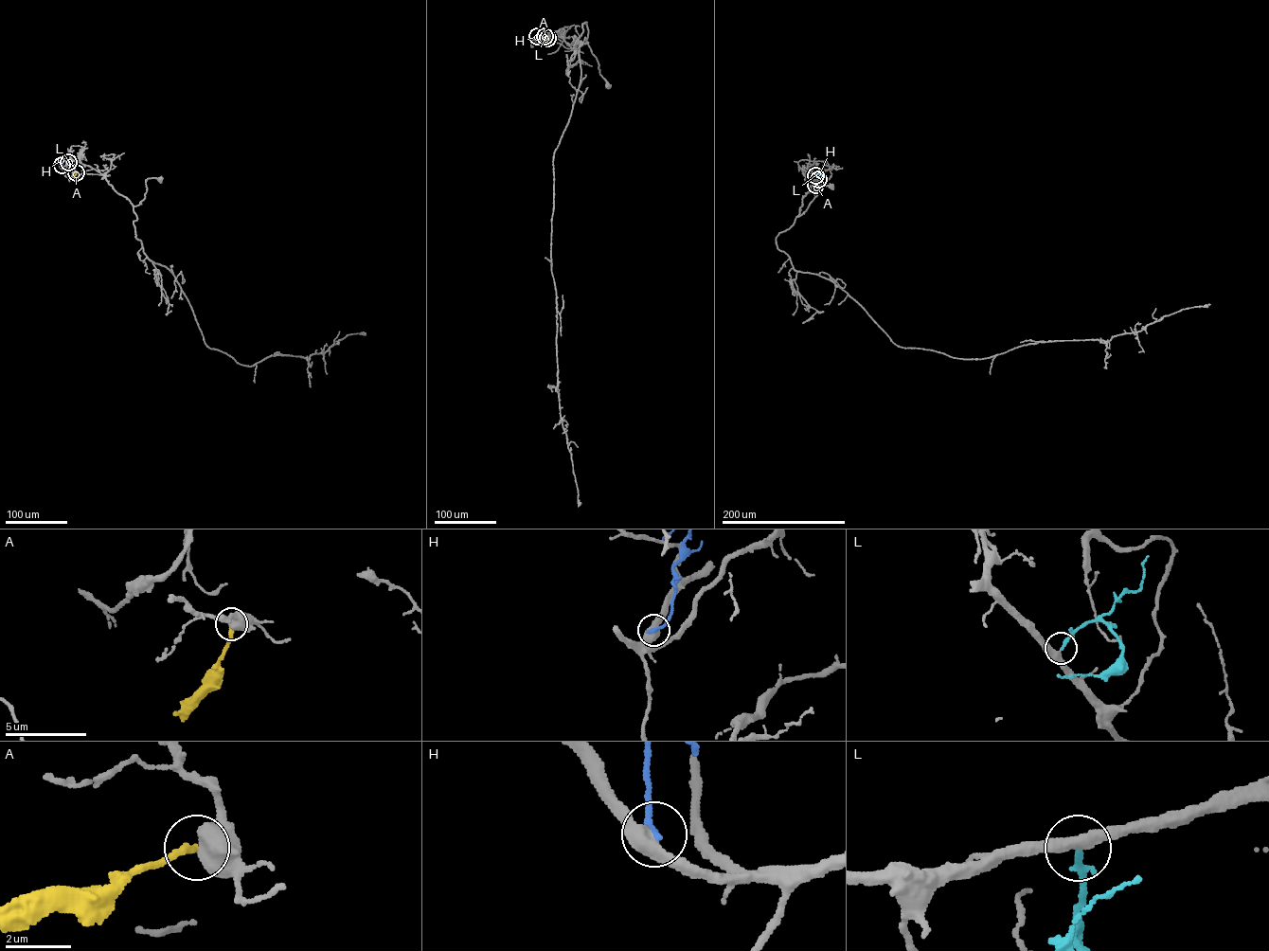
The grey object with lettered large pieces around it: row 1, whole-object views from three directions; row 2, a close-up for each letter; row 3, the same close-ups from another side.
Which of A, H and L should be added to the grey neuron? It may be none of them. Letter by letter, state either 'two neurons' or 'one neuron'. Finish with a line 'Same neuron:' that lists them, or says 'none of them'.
A: two neurons
H: two neurons
L: one neuron
Same neuron: L

